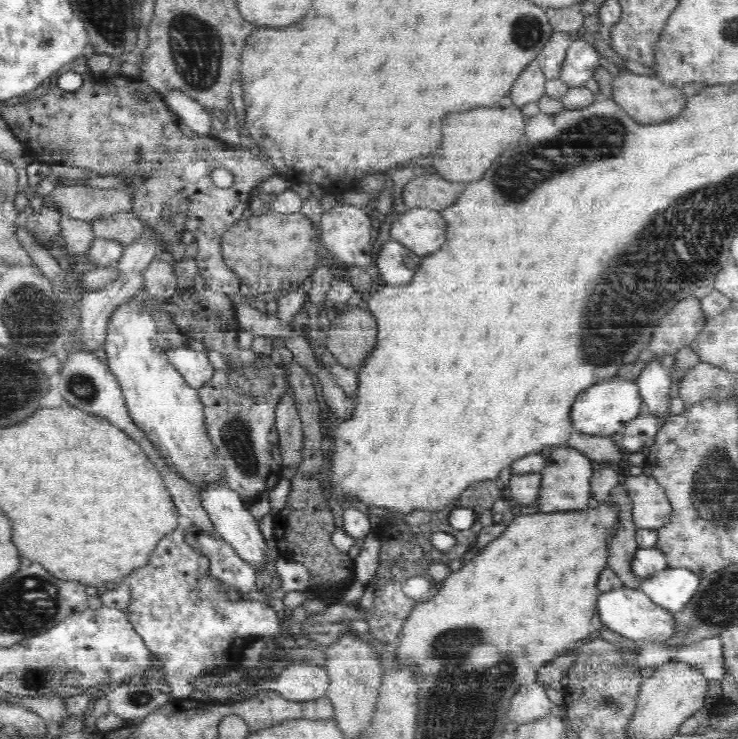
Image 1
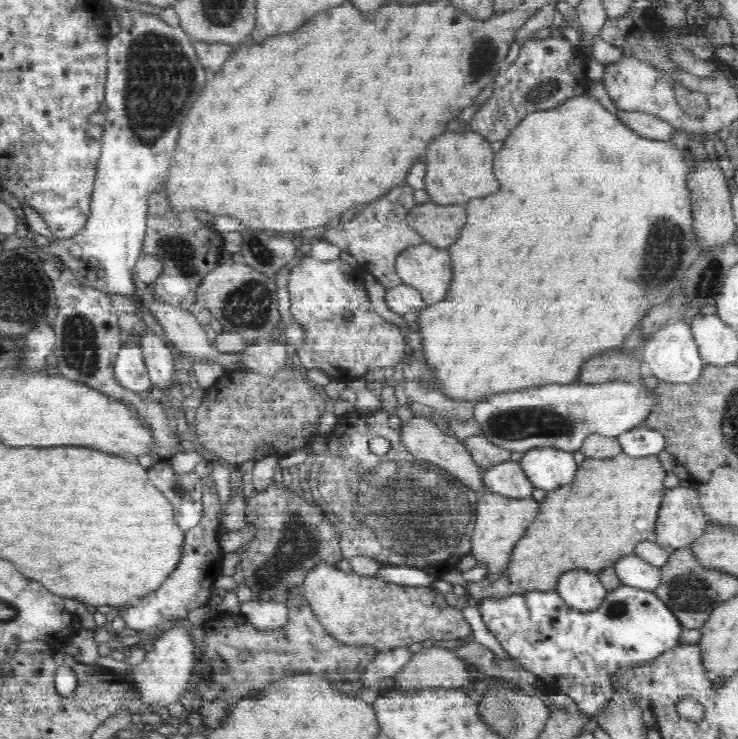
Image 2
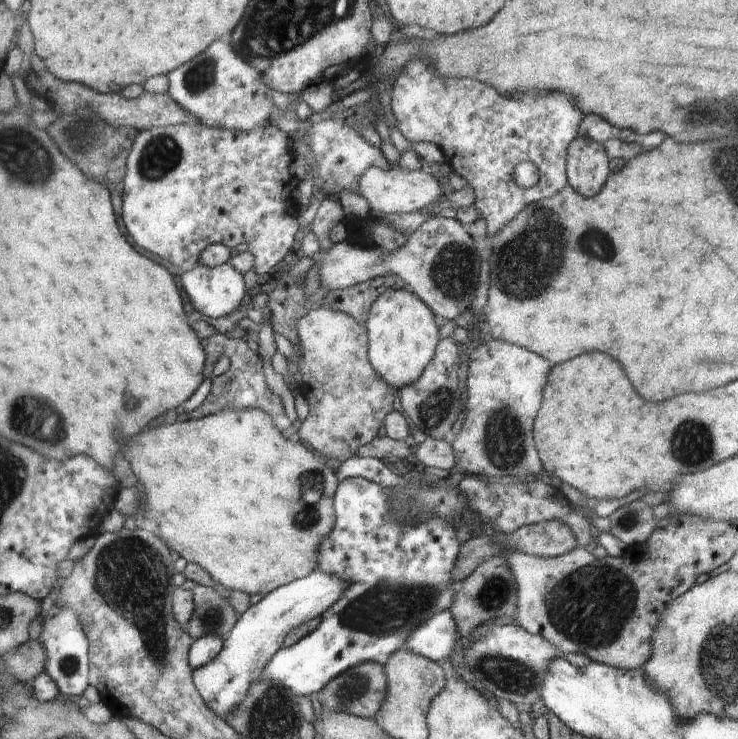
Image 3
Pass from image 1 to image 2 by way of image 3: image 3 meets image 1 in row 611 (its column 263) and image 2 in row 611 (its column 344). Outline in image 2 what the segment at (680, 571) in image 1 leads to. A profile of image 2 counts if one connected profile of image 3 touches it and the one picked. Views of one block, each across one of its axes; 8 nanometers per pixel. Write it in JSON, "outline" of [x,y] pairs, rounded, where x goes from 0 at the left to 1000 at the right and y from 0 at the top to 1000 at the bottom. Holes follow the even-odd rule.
{"outline":[[[848,792],[824,800],[817,816],[799,828],[782,827],[770,820],[753,800],[715,800],[683,811],[661,811],[649,817],[648,825],[659,850],[692,890],[710,907],[725,912],[736,927],[753,926],[756,936],[778,947],[783,962],[802,970],[808,970],[810,959],[827,950],[827,917],[836,908],[864,904],[867,899],[892,890],[917,873],[925,851],[915,829],[888,801]]]}

